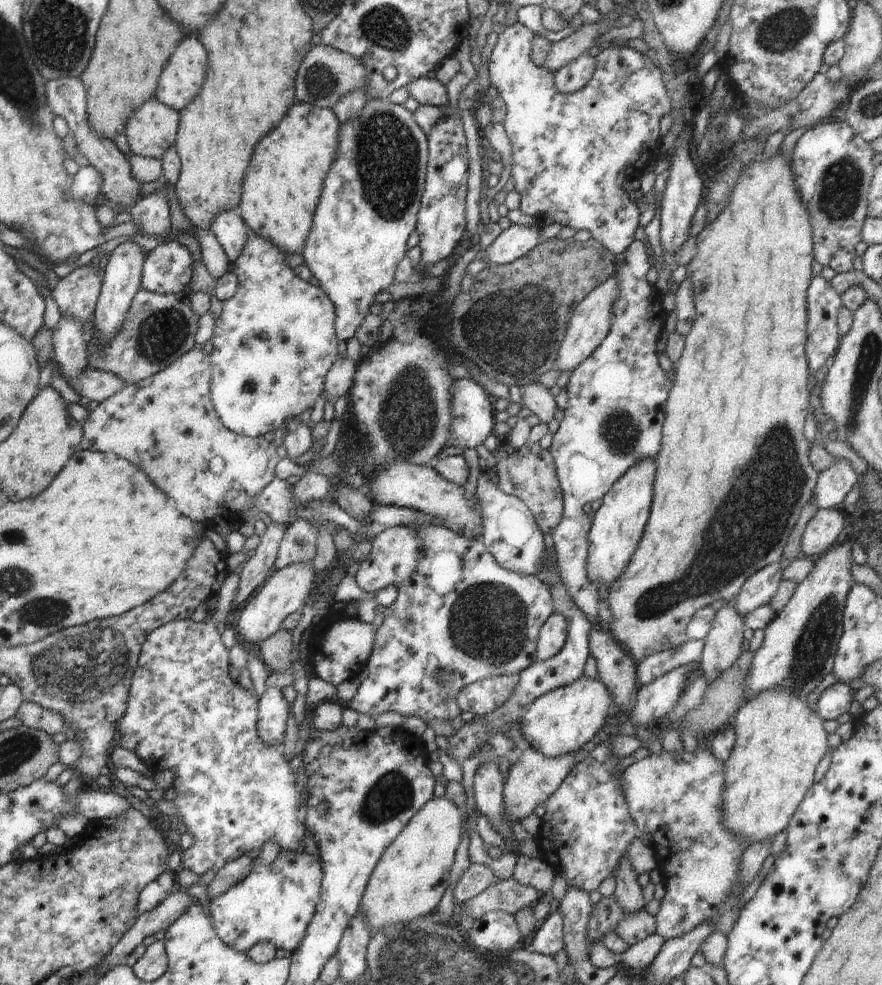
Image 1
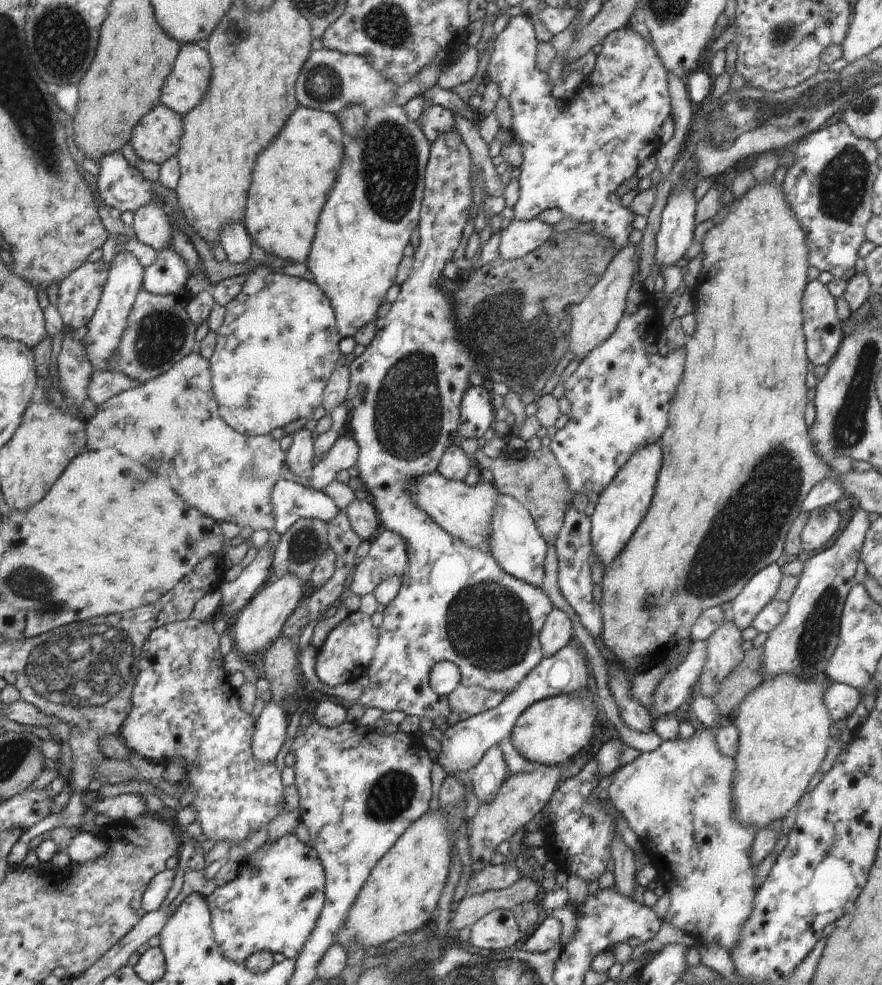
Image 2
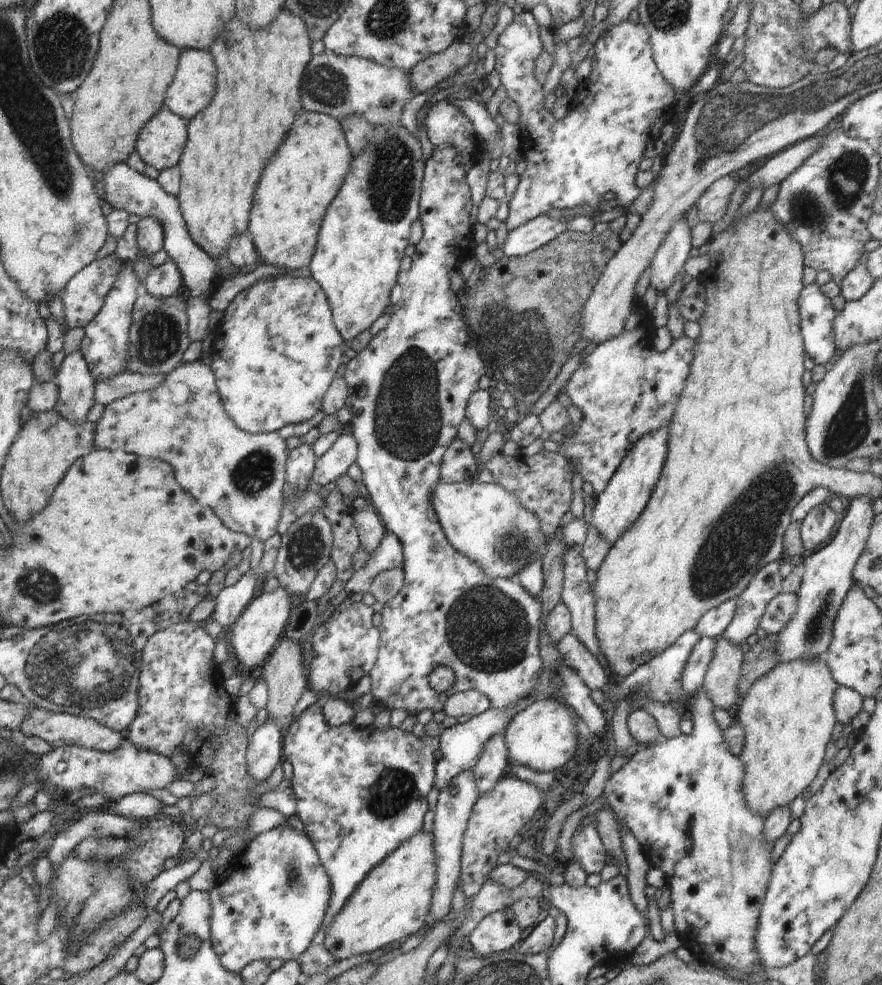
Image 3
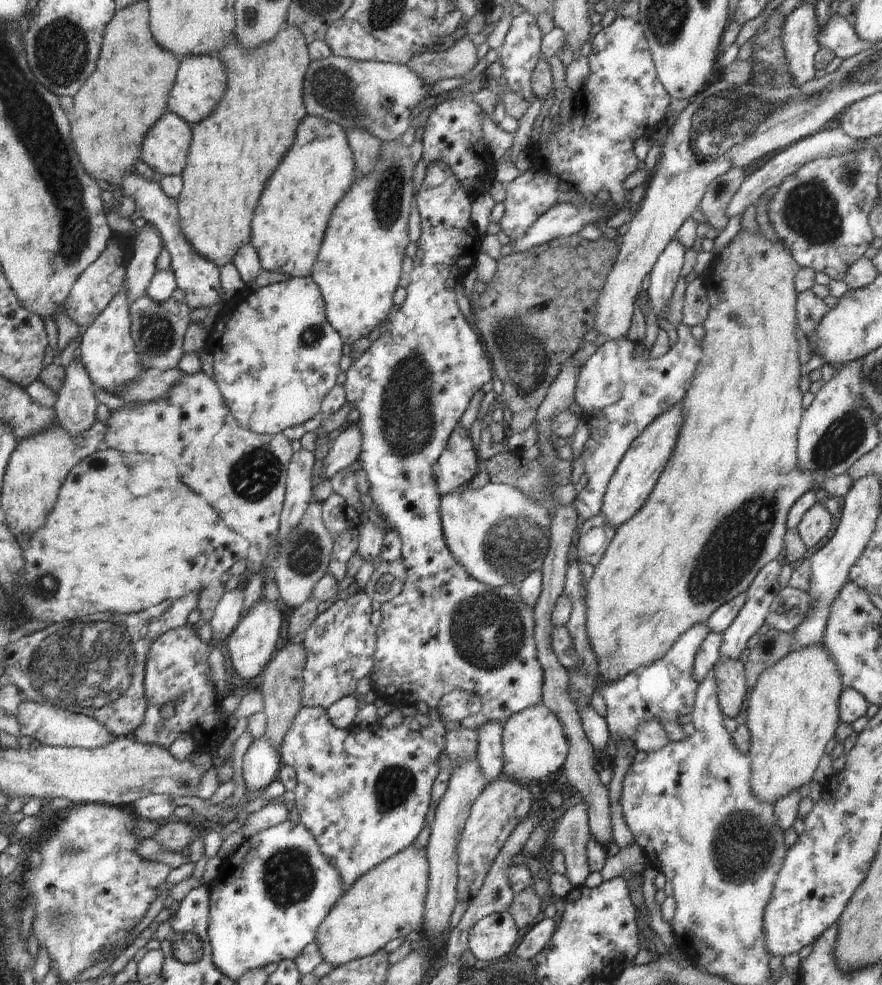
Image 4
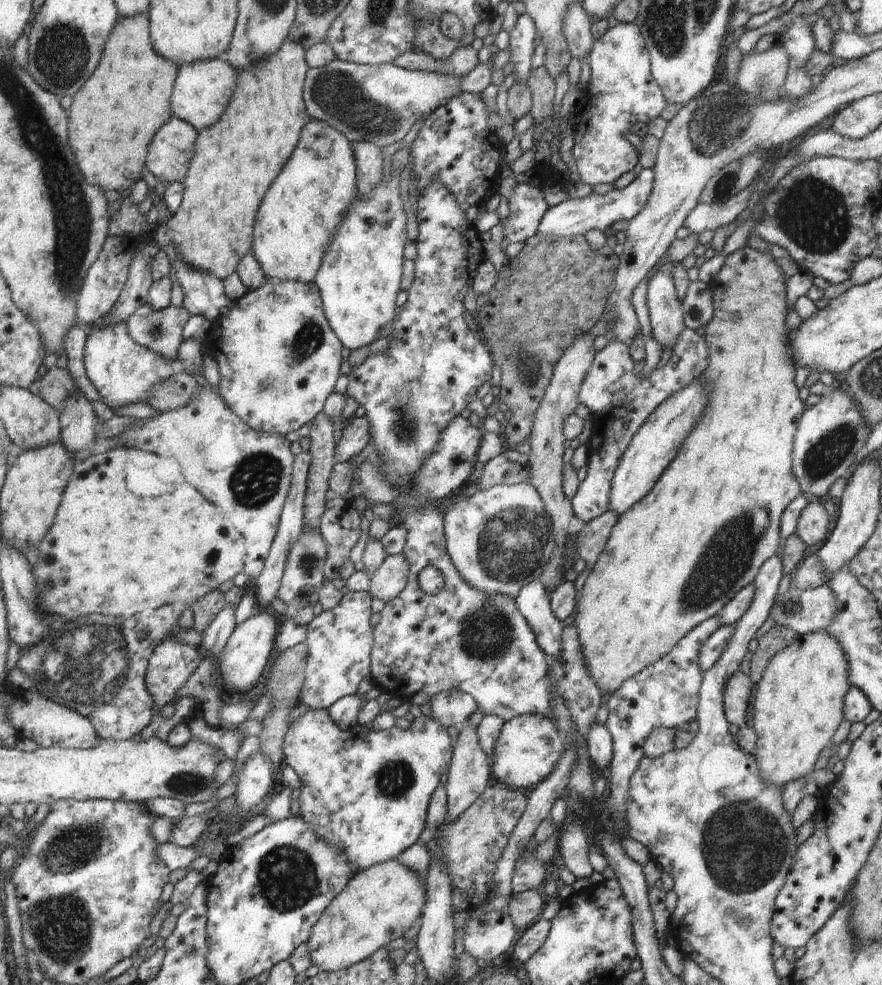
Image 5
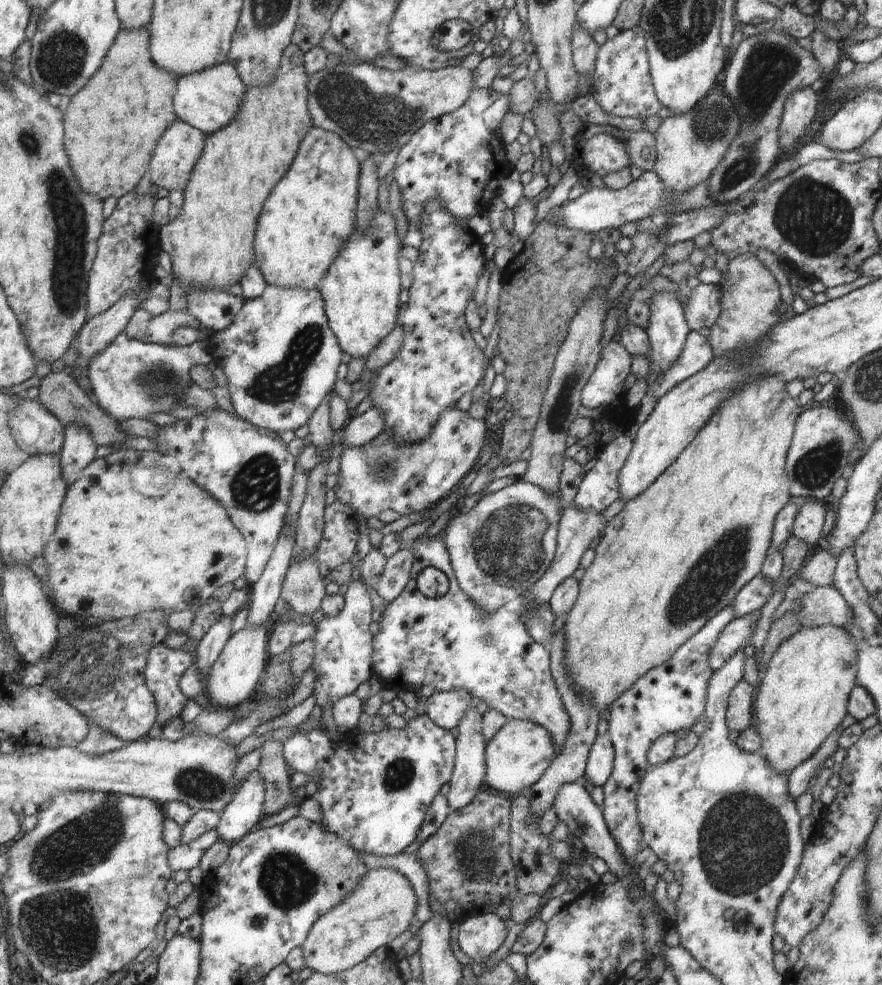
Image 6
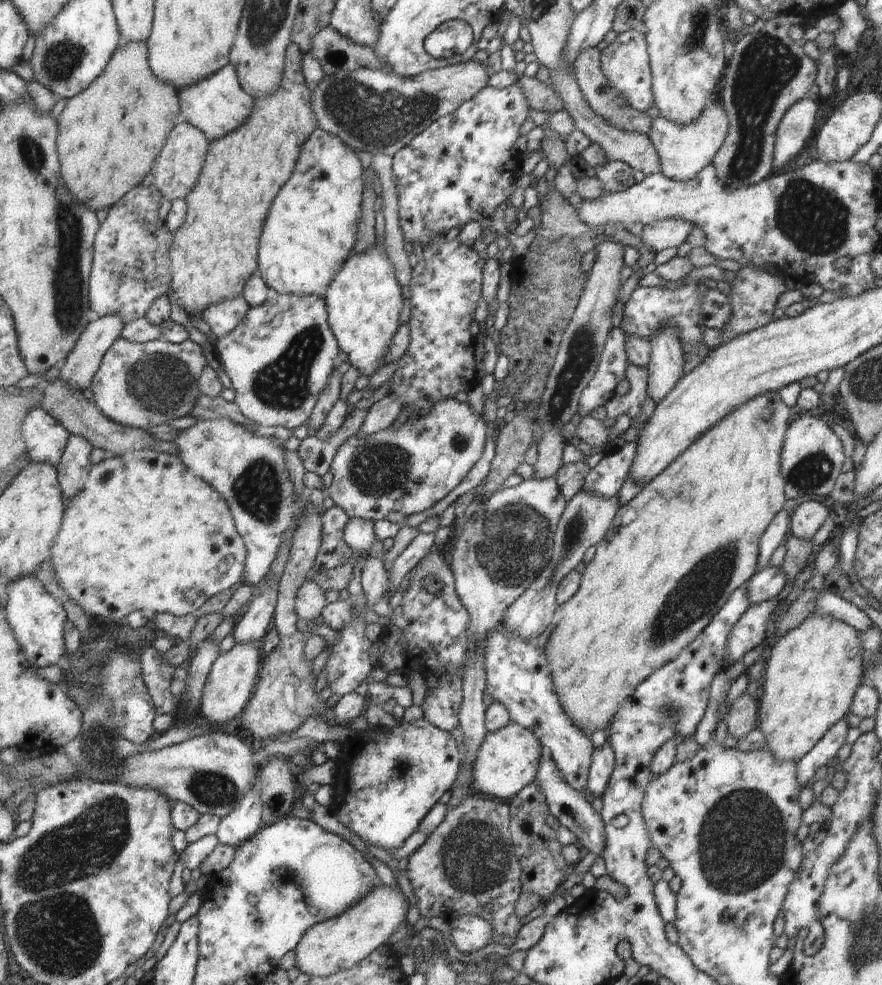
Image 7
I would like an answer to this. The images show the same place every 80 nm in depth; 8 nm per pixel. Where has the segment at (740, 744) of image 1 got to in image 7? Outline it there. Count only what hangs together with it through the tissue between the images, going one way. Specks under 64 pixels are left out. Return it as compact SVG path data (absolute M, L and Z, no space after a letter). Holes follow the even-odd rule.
M810 613L796 628L772 641L766 653L764 696L761 698L757 717L764 733L768 750L781 761L794 759L798 762L830 730L833 724L851 710L856 689L863 680L863 648L858 631L843 620Z

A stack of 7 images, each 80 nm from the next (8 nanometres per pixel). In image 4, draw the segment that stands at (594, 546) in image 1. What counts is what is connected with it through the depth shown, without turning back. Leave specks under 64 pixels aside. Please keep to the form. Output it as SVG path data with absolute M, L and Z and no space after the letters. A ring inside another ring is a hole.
M682 399L667 411L661 412L652 422L632 441L630 448L620 459L602 500L602 509L599 516L615 528L623 525L631 516L640 510L644 501L649 497L655 487L660 472L672 456L680 429L683 425Z

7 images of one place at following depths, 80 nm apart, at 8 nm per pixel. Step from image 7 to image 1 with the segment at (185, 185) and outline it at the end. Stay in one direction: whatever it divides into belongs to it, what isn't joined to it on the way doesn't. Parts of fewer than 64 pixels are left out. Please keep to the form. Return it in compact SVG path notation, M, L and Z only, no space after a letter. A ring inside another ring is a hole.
M152 98L133 112L123 133L134 155L161 160L164 153L175 144L178 125L179 112Z

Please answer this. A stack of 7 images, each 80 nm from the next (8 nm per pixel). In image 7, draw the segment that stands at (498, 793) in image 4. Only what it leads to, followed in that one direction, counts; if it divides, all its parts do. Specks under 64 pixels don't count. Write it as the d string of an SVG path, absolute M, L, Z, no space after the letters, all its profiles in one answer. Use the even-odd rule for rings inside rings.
M470 792L455 807L448 808L435 832L408 859L405 874L412 884L422 918L438 917L448 922L462 915L480 917L491 926L491 942L507 947L513 944L522 926L522 919L515 913L515 904L523 888L521 866L514 852L509 822L508 802L482 793Z

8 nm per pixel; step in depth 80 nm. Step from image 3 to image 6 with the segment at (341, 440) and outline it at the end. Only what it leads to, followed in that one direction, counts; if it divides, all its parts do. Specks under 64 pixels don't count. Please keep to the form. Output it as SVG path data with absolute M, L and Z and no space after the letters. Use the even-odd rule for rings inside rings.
M371 407L365 413L358 415L354 413L346 428L343 428L343 447L362 446L368 441L373 441L378 434L385 430L384 415Z

